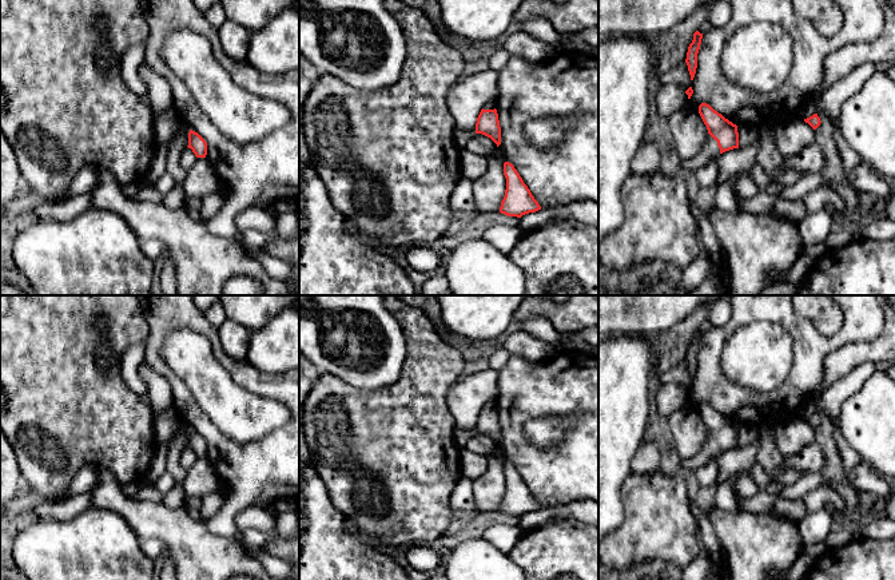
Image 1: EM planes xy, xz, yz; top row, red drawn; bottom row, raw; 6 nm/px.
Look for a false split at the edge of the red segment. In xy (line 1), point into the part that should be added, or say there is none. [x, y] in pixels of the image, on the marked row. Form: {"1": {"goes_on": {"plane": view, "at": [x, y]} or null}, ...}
{"1": {"goes_on": null}}

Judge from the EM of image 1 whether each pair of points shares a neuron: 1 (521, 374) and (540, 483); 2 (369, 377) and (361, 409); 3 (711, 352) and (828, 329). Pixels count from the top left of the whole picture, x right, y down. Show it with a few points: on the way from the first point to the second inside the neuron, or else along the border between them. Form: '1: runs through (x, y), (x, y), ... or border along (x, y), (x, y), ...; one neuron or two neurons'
1: runs through (520, 401), (514, 447), (524, 456); one neuron
2: border along (337, 377), (362, 389), (381, 389), (397, 381); two neurons
3: border along (794, 310), (824, 336), (832, 336), (843, 324); two neurons

